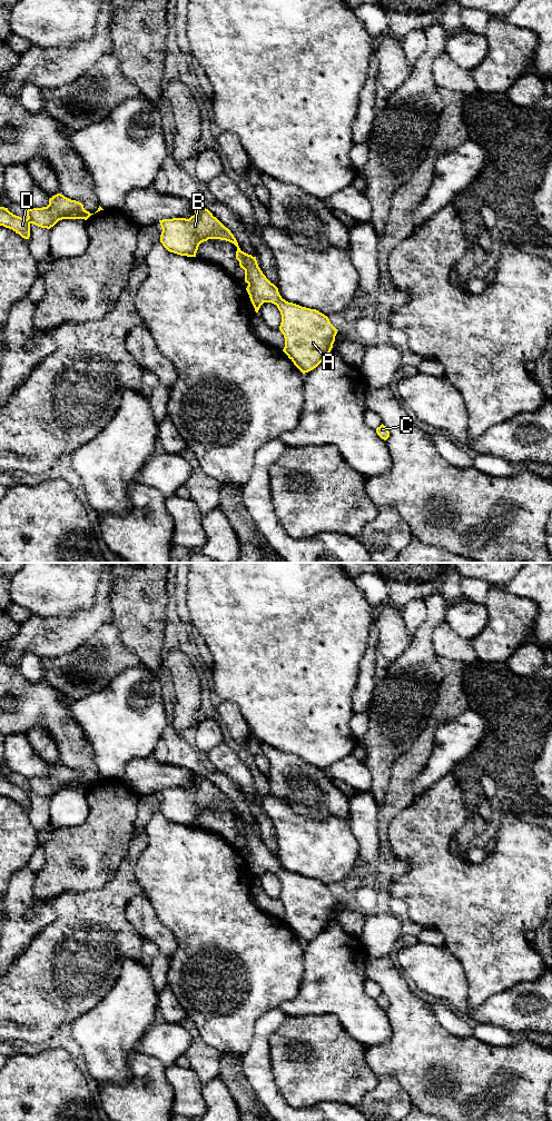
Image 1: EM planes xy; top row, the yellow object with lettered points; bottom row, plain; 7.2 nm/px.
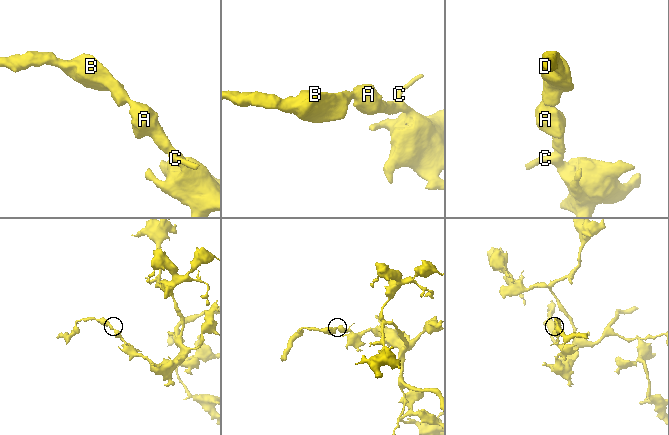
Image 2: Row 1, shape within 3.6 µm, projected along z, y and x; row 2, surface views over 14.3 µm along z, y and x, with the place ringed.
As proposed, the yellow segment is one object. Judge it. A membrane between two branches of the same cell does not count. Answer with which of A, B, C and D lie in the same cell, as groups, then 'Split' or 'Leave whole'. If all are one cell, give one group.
Groups: A B C D. Leave whole

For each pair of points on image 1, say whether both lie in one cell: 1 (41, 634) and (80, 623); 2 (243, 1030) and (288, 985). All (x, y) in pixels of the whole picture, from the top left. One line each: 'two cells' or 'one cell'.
1: one cell
2: one cell

